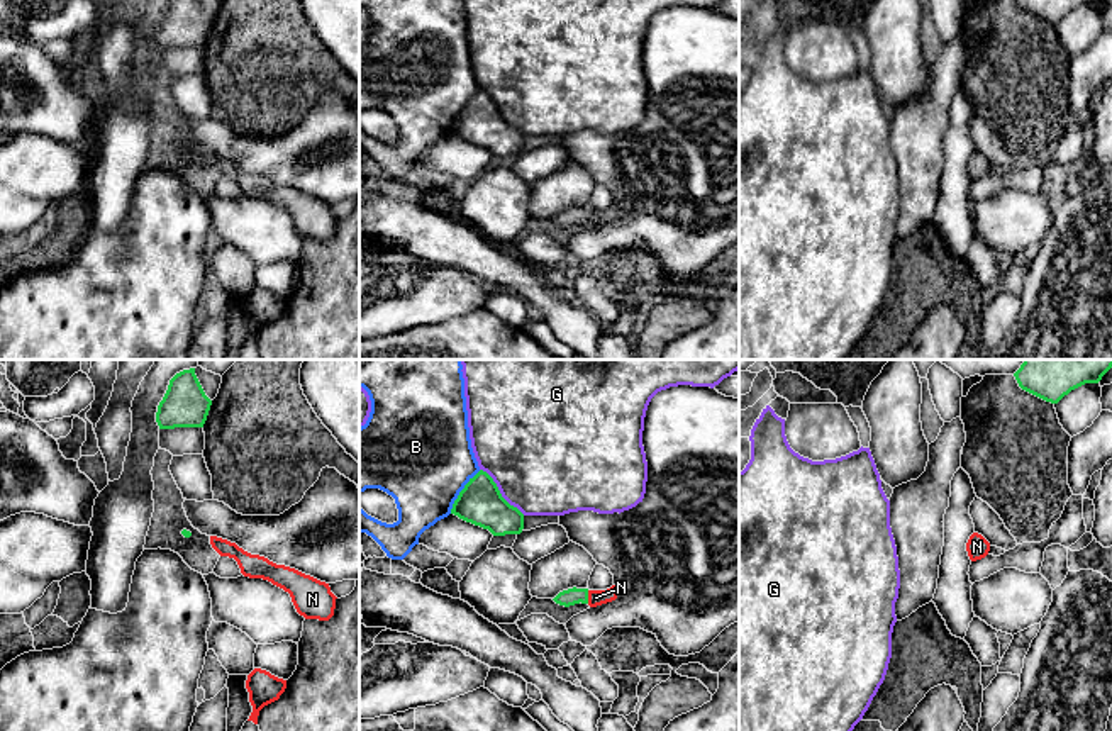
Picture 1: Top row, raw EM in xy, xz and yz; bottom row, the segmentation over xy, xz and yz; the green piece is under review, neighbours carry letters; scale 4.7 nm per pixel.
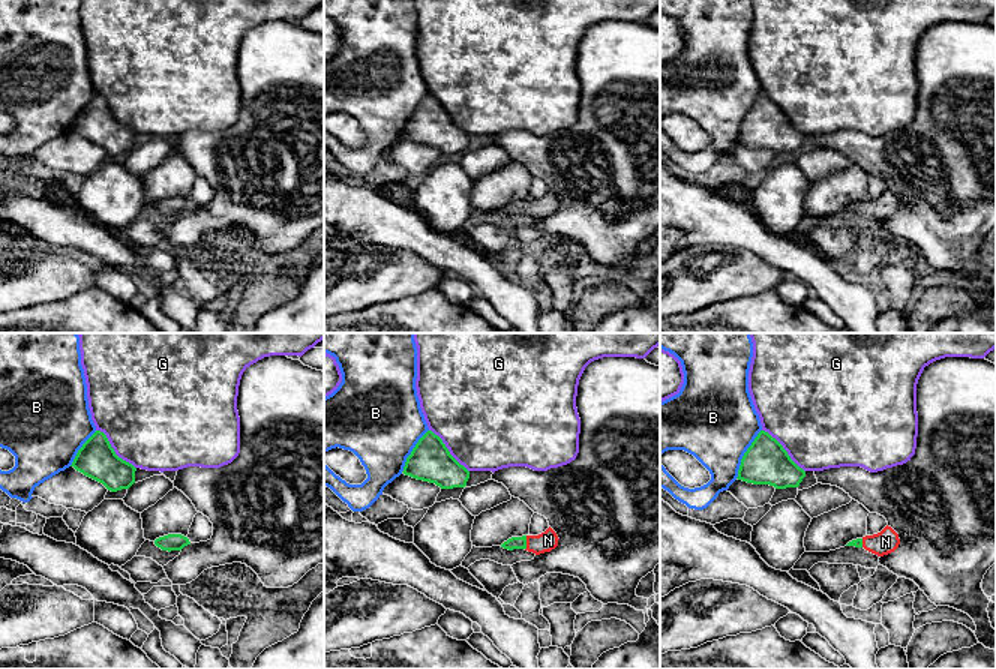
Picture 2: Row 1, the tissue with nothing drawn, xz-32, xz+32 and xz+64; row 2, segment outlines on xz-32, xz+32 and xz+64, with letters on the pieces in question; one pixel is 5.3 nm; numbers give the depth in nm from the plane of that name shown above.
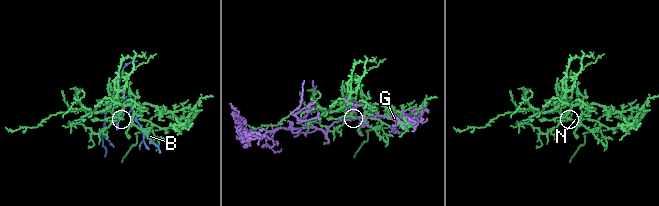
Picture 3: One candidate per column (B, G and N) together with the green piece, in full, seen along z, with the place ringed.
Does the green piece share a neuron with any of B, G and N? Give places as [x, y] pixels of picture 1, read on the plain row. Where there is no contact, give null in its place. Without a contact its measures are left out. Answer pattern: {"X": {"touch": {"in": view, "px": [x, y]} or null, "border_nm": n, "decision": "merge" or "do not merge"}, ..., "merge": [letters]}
{"B": {"touch": {"in": "xz", "px": [460, 112]}, "border_nm": 260, "decision": "do not merge"}, "G": {"touch": {"in": "xz", "px": [499, 112]}, "border_nm": 300, "decision": "do not merge"}, "N": {"touch": {"in": "xz", "px": [587, 217]}, "border_nm": 60, "decision": "merge"}, "merge": ["N"]}

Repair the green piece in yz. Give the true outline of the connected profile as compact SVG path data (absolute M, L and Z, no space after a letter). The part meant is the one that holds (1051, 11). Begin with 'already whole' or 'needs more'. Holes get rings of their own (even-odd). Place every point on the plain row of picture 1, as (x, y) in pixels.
already whole; M1017 0L1019 7L1046 22L1058 24L1071 10L1100 0Z

